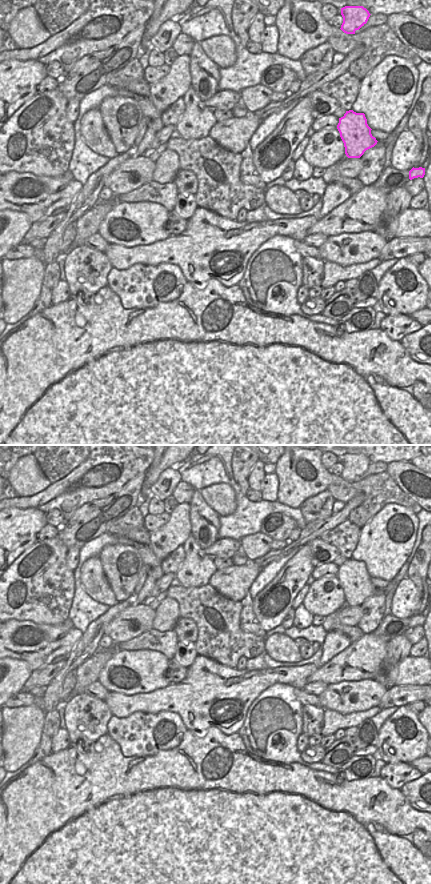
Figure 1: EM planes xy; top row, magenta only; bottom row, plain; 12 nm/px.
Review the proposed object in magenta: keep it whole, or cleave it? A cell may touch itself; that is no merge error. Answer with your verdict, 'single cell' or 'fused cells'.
single cell

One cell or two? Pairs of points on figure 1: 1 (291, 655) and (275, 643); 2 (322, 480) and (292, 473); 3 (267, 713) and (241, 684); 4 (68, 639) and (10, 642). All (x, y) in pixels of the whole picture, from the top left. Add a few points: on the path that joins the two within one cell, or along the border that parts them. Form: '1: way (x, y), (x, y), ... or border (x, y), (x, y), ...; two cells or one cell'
1: way (287, 651), (279, 647); one cell
2: way (315, 480), (311, 482), (304, 481), (299, 476); one cell
3: border (273, 685), (260, 693), (249, 707), (244, 721); two cells
4: way (54, 641), (44, 642), (36, 646), (24, 646); one cell

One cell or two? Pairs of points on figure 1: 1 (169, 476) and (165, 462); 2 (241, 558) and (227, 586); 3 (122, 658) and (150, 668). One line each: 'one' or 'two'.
1: two
2: two
3: one

